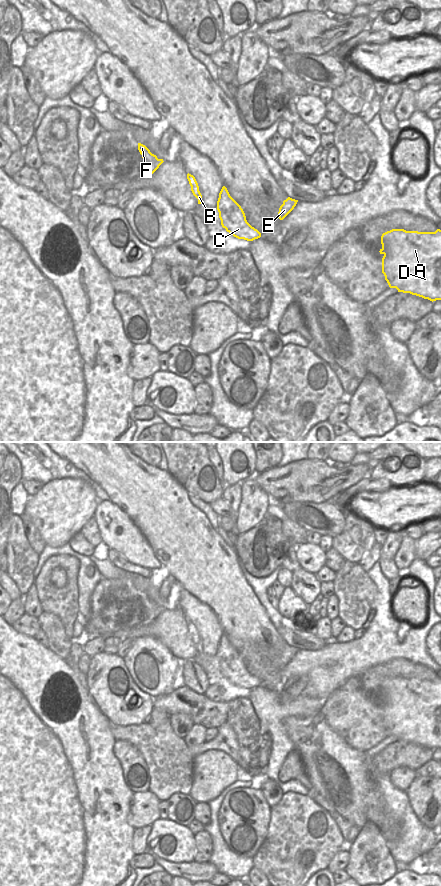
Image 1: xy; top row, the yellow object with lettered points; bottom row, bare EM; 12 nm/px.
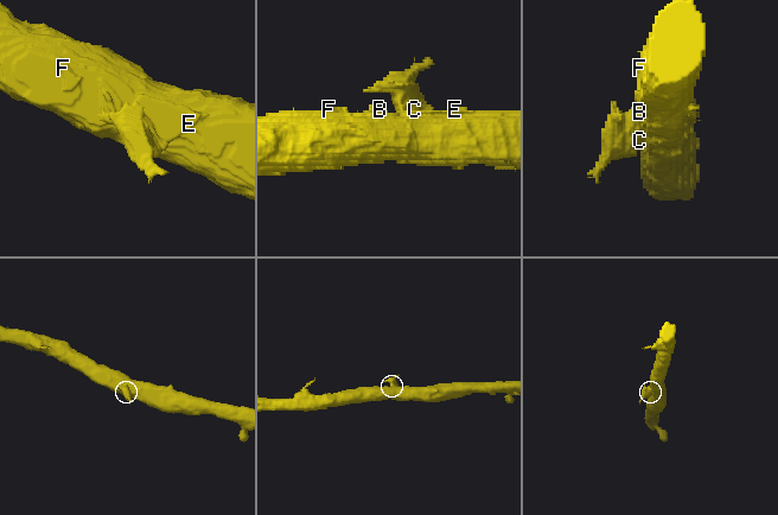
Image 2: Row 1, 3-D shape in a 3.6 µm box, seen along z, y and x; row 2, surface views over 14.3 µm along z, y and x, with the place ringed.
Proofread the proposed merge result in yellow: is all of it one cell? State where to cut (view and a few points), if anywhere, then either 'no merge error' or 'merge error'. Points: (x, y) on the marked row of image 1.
no cut | no merge error

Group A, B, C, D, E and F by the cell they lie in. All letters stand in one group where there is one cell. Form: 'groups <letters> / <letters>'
groups A B C D E F

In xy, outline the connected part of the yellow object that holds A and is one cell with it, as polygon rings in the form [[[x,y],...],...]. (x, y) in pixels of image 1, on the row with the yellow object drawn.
[[[392,229],[382,234],[382,273],[390,288],[430,301],[441,300],[441,230],[435,232]]]

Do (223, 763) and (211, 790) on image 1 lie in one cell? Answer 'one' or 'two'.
one

